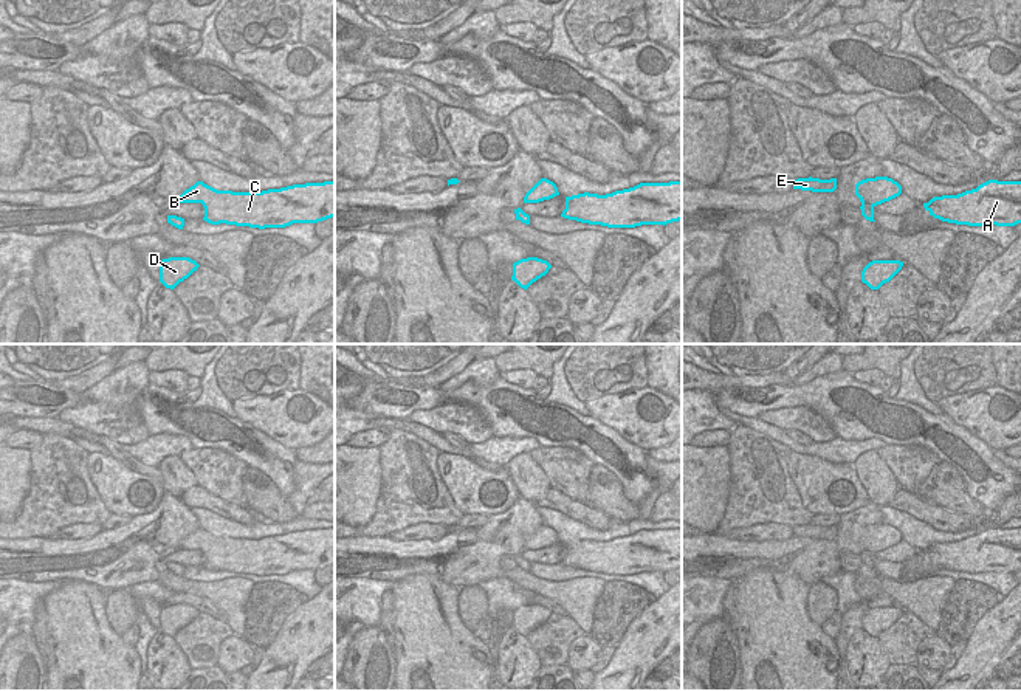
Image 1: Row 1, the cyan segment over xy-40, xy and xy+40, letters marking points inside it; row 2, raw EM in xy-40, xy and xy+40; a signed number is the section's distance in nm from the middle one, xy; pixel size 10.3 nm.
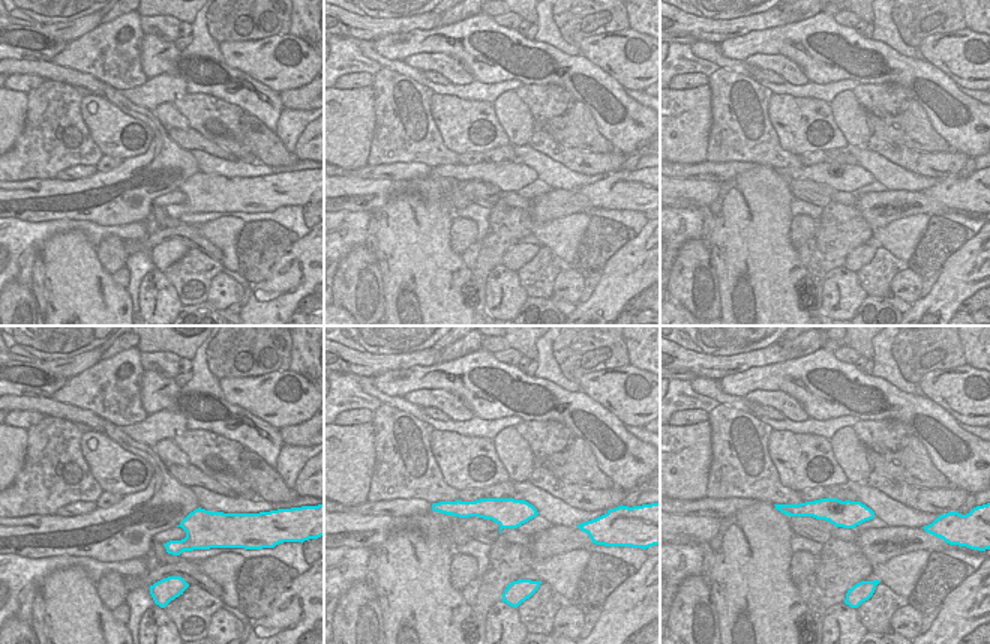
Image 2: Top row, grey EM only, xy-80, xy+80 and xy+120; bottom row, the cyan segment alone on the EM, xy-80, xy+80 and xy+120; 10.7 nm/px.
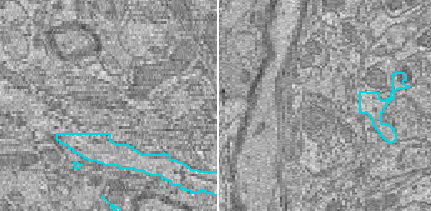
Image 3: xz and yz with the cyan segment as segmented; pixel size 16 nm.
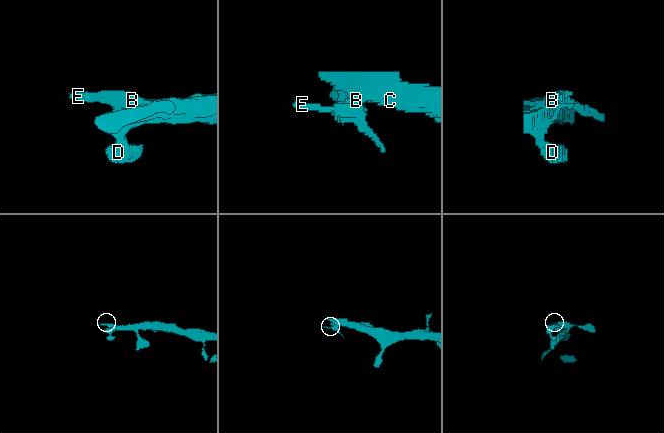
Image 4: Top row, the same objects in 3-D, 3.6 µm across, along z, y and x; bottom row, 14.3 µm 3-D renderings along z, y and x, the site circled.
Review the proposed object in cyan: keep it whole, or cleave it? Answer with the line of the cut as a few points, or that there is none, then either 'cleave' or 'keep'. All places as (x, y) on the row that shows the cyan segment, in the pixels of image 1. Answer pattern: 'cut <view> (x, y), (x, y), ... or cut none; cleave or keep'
cut none; keep

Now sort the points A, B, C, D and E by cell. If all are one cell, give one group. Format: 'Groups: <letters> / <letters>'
Groups: A B C D E.

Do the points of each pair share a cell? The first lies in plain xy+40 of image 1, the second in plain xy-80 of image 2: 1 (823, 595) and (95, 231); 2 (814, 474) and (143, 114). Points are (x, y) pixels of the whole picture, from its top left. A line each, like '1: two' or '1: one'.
1: two
2: two

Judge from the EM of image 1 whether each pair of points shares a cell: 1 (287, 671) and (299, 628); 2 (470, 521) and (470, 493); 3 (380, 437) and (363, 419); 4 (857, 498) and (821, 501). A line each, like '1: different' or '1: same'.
1: same
2: different
3: different
4: same

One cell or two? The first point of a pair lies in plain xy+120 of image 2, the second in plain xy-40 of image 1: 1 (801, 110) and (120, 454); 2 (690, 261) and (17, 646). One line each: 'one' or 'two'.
1: two
2: one

